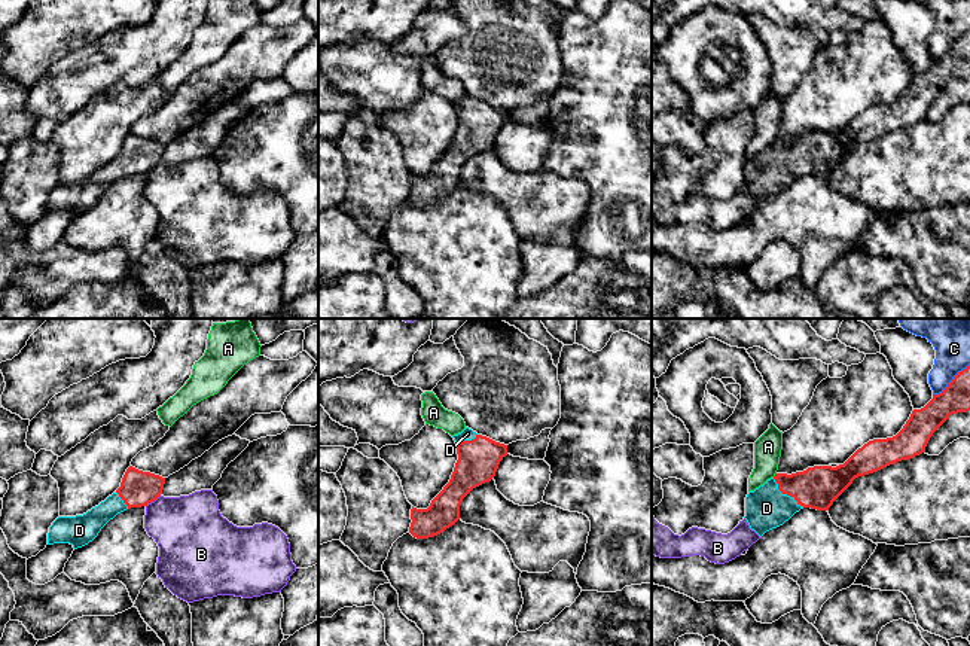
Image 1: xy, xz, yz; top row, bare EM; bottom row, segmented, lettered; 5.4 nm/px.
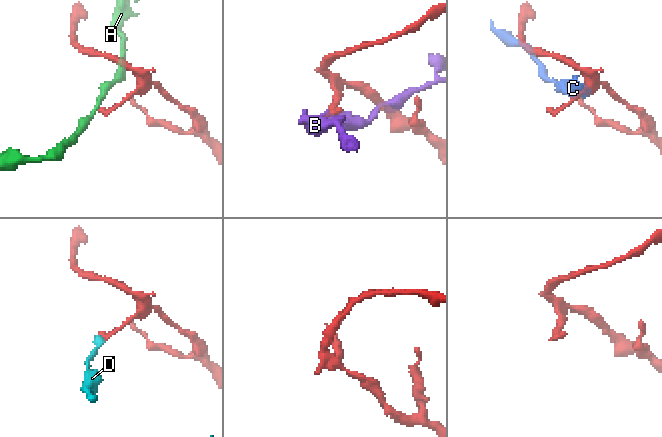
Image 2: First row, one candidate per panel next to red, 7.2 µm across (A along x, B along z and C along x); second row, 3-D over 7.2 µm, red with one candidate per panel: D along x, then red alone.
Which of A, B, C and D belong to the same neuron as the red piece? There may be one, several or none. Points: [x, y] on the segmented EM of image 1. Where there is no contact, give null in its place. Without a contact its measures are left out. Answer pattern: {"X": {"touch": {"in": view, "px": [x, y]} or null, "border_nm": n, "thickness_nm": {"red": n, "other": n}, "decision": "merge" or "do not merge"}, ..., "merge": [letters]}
{"A": {"touch": {"in": "yz", "px": [775, 475]}, "border_nm": 40, "thickness_nm": {"red": 220, "other": 150}, "decision": "do not merge"}, "B": {"touch": {"in": "xy", "px": [152, 500]}, "border_nm": 100, "thickness_nm": {"red": 190, "other": 360}, "decision": "do not merge"}, "C": {"touch": {"in": "yz", "px": [951, 381]}, "border_nm": 260, "thickness_nm": {"red": 160, "other": 220}, "decision": "do not merge"}, "D": {"touch": {"in": "yz", "px": [786, 493]}, "border_nm": 240, "thickness_nm": {"red": 220, "other": 240}, "decision": "merge"}, "merge": ["D"]}

